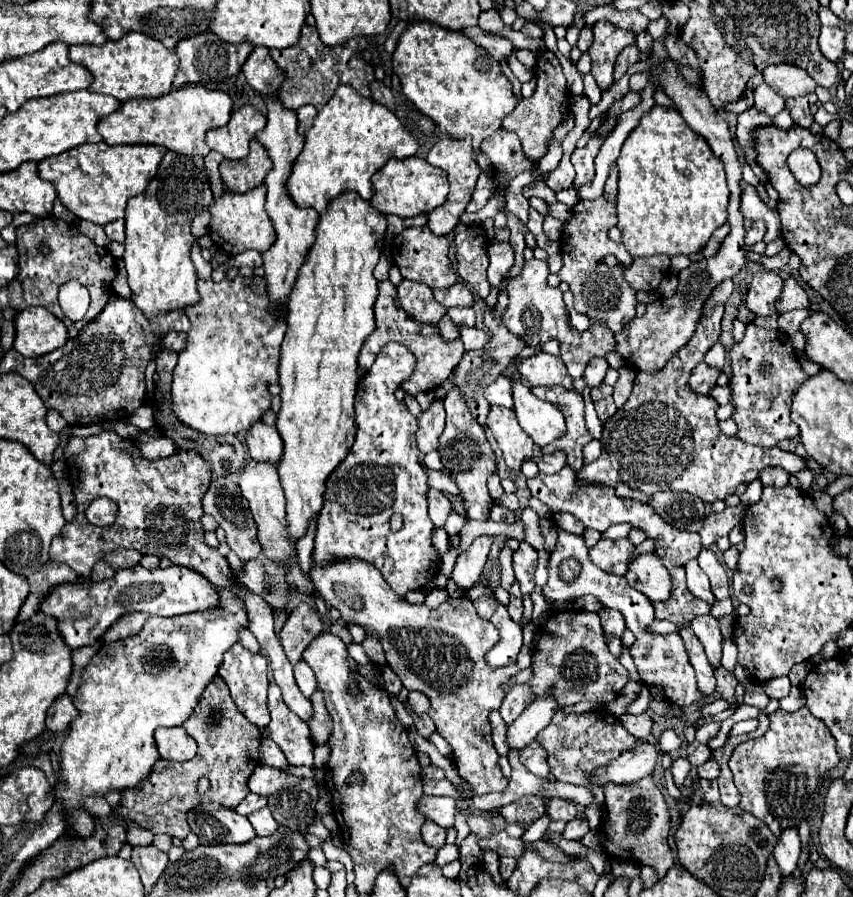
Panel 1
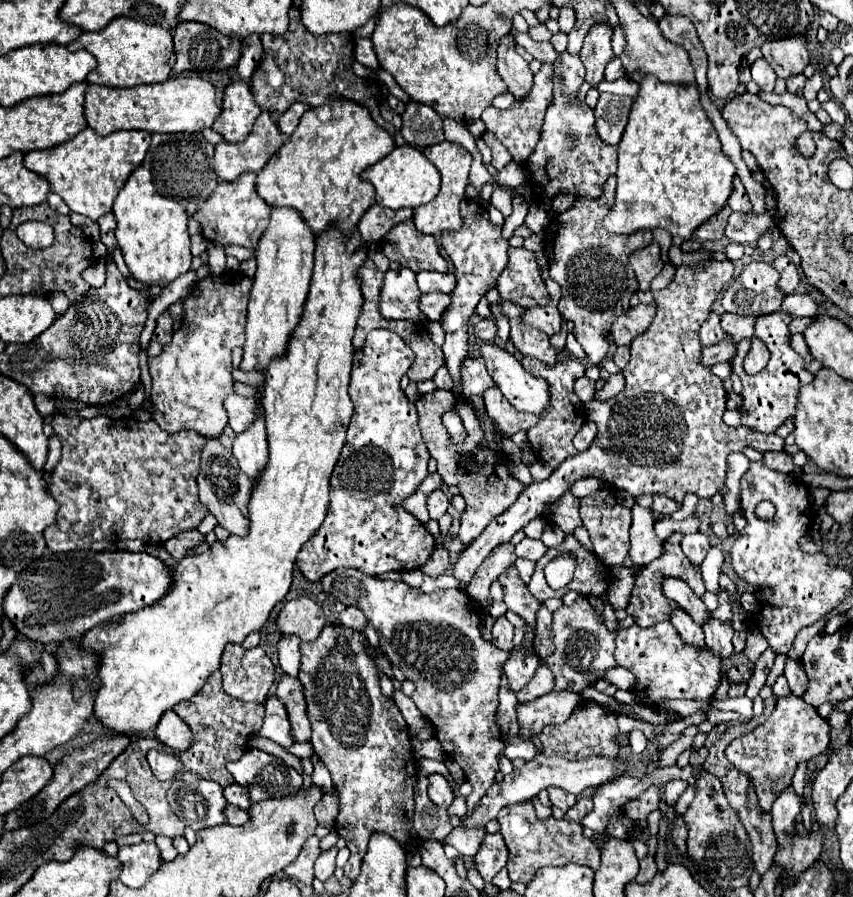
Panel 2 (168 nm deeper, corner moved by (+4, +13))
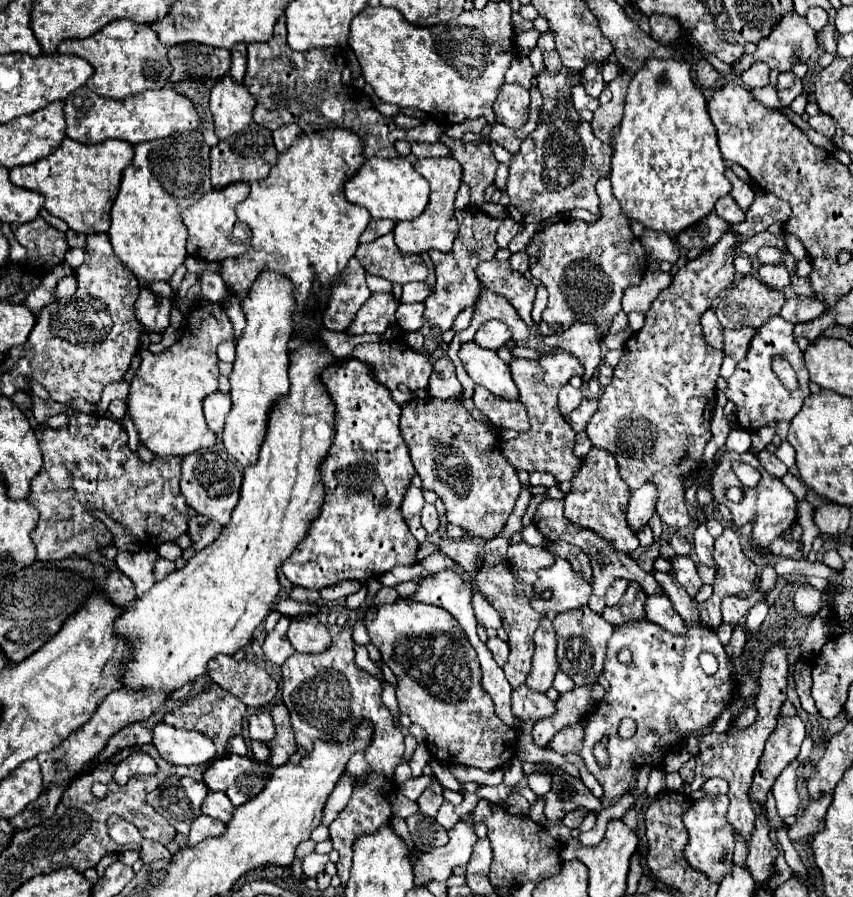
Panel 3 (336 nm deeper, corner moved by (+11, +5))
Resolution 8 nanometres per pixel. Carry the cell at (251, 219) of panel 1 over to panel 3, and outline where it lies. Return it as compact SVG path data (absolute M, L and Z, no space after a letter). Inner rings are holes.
M229 184L221 190L211 190L199 202L195 202L193 206L181 212L183 222L189 230L189 238L187 238L189 256L213 262L213 260L239 256L245 252L245 248L249 248L249 228L245 228L245 224L241 224L235 216L237 204L243 202L247 194L249 194L249 184Z

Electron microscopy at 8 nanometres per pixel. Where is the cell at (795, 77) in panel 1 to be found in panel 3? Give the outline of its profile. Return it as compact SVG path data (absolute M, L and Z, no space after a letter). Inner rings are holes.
M793 10L781 16L771 34L757 44L753 58L767 62L779 72L789 72L793 64L807 62L815 50L815 30L809 26L805 16Z

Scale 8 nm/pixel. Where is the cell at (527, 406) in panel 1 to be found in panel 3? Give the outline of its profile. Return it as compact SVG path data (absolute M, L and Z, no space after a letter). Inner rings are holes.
M465 342L459 348L459 358L475 384L481 384L489 392L509 400L519 398L509 366L497 356L495 350L481 348L477 342Z

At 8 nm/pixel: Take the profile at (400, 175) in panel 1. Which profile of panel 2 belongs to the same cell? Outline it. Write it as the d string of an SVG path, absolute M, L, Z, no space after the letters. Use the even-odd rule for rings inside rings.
M396 146L386 158L382 158L380 162L372 164L370 168L366 168L362 172L364 180L370 180L376 188L376 202L380 206L386 206L390 210L398 210L398 208L418 208L426 202L430 202L438 190L440 190L440 174L438 168L414 146Z

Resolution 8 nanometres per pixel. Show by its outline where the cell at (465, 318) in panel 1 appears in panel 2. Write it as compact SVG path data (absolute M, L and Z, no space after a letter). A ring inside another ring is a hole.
M442 292L422 294L422 298L420 298L420 308L428 316L428 320L440 320L440 316L444 316L444 312L448 310L450 304L452 304L452 298Z

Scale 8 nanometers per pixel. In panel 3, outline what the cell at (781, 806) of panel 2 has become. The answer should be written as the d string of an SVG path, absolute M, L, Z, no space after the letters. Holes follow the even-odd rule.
M793 760L777 778L775 786L773 786L773 796L777 800L777 812L781 818L789 818L797 814L797 806L799 806L799 796L797 796L797 768L801 764L797 760Z

